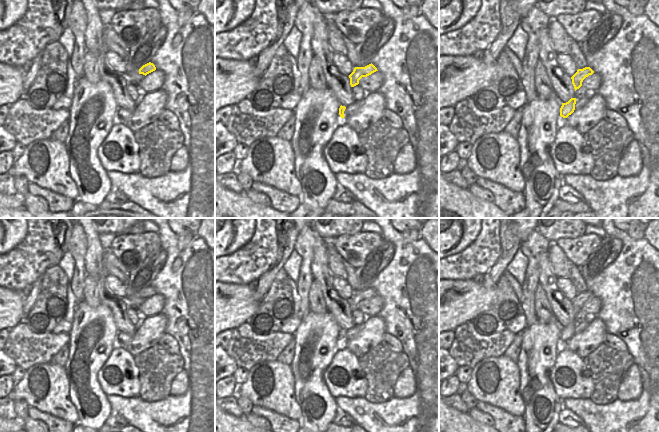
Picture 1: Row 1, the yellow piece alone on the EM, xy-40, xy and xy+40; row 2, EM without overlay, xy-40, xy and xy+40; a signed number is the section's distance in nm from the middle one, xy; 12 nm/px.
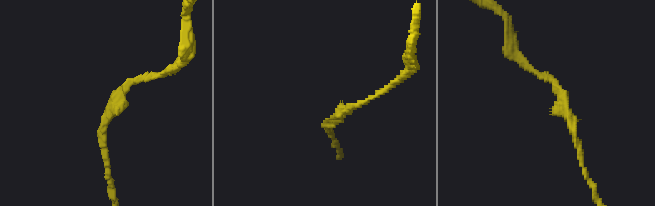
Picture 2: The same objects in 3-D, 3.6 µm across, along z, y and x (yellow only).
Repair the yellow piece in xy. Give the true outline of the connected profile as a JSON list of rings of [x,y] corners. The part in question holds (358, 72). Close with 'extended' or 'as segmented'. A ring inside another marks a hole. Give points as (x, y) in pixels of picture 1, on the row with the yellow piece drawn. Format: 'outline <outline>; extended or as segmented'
outline [[[372,63],[365,67],[355,67],[353,72],[349,75],[351,87],[358,85],[362,77],[367,77],[376,71],[378,70]]]; as segmented

